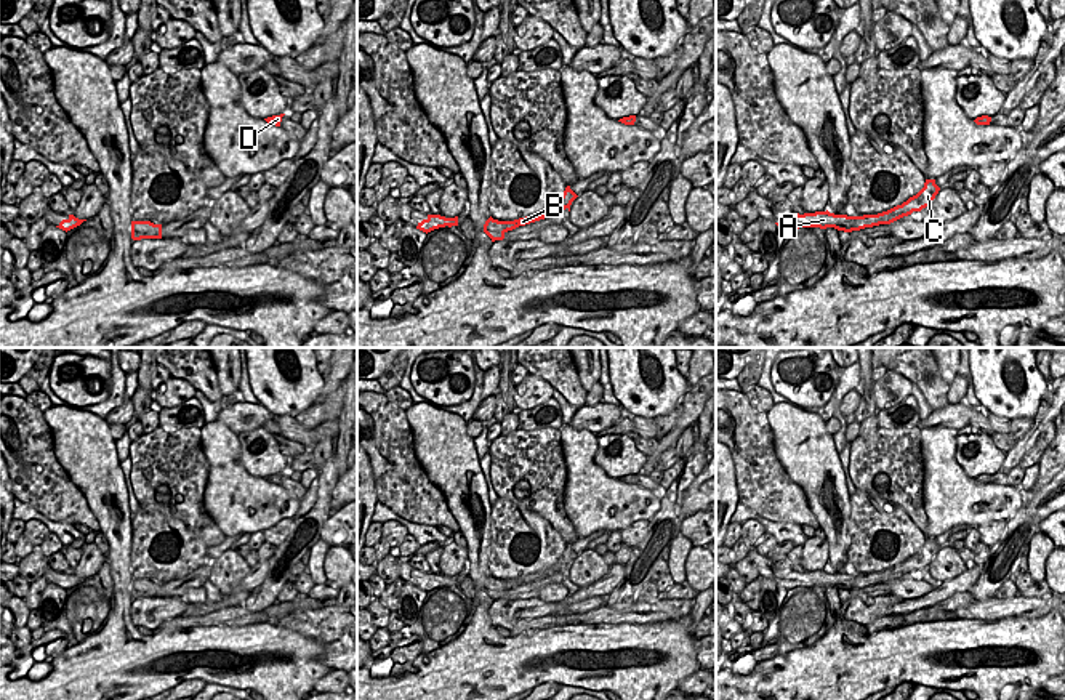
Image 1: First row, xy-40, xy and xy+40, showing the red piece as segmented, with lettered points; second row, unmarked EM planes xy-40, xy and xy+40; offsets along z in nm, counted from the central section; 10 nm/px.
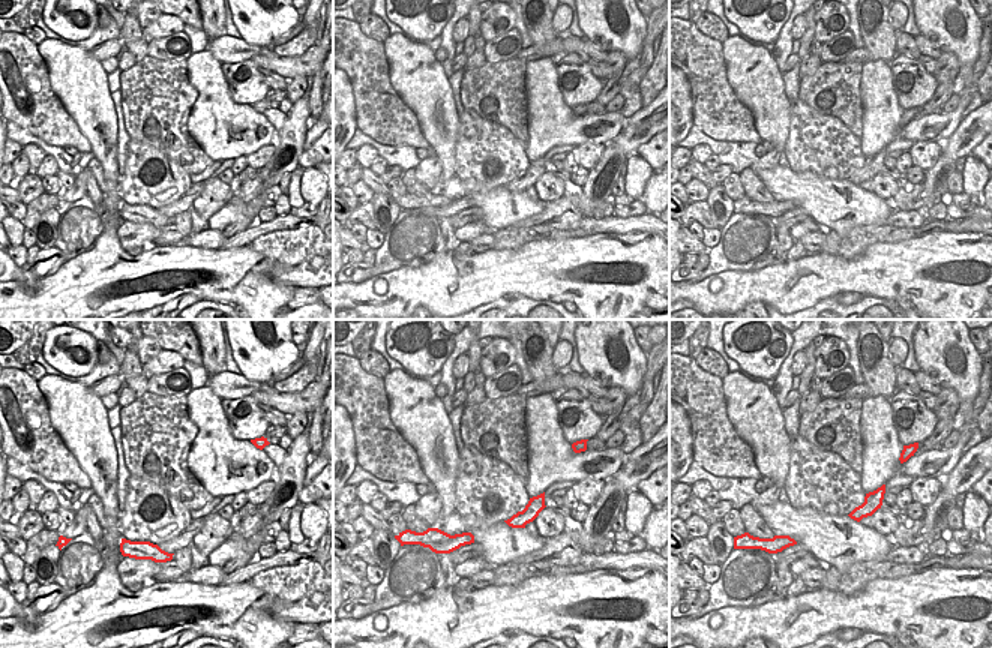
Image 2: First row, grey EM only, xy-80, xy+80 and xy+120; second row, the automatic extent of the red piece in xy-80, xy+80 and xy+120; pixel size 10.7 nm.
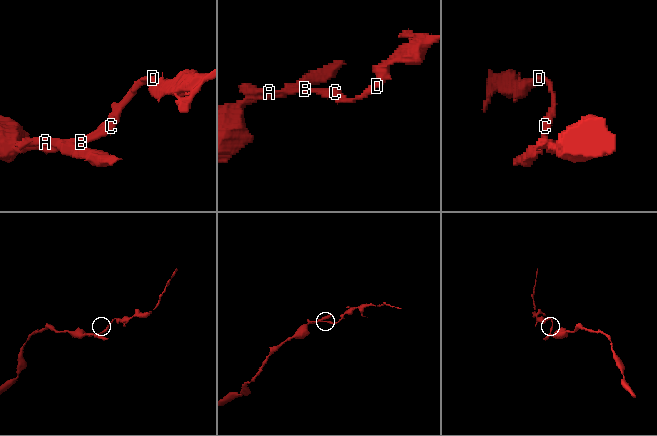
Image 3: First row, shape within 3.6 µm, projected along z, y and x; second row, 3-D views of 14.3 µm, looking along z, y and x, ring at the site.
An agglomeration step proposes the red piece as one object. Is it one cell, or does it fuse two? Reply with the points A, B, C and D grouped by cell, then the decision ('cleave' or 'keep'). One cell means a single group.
A / B C D; cleave

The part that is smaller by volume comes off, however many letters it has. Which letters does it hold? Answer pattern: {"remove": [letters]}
{"remove": ["A"]}

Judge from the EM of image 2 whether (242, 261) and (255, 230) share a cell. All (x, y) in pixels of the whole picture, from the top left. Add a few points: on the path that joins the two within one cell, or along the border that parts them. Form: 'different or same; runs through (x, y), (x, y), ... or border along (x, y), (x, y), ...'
different; border along (248, 243), (239, 248), (221, 249)

